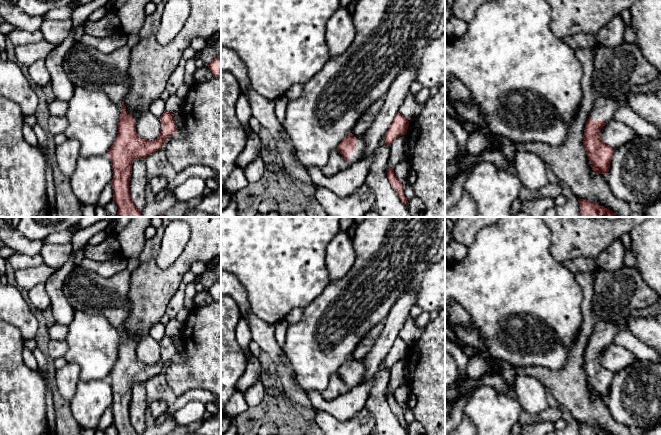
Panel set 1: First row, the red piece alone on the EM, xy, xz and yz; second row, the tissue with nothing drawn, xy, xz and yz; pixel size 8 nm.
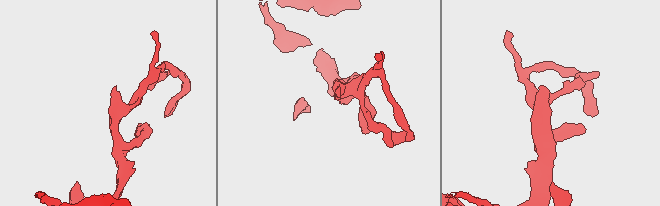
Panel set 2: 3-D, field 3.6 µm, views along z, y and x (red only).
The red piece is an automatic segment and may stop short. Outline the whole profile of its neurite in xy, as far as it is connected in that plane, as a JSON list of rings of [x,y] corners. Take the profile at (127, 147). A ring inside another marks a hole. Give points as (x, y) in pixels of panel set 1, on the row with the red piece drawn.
[[[121,104],[118,135],[111,146],[108,157],[113,170],[113,201],[118,207],[118,217],[142,217],[129,193],[132,163],[135,159],[146,159],[164,148],[165,141],[177,132],[172,113],[165,111],[161,116],[161,132],[156,140],[147,141],[138,137],[136,123],[138,113],[133,113]]]

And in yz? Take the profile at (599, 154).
[[[596,96],[596,102],[585,125],[583,145],[591,168],[595,174],[603,174],[605,177],[614,149],[601,140],[600,131],[607,122],[614,119],[615,112],[620,107],[621,104],[612,98]]]

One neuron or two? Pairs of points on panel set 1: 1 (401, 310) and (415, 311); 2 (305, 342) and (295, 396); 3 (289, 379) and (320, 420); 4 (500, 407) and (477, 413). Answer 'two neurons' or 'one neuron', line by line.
1: two neurons
2: two neurons
3: two neurons
4: one neuron

